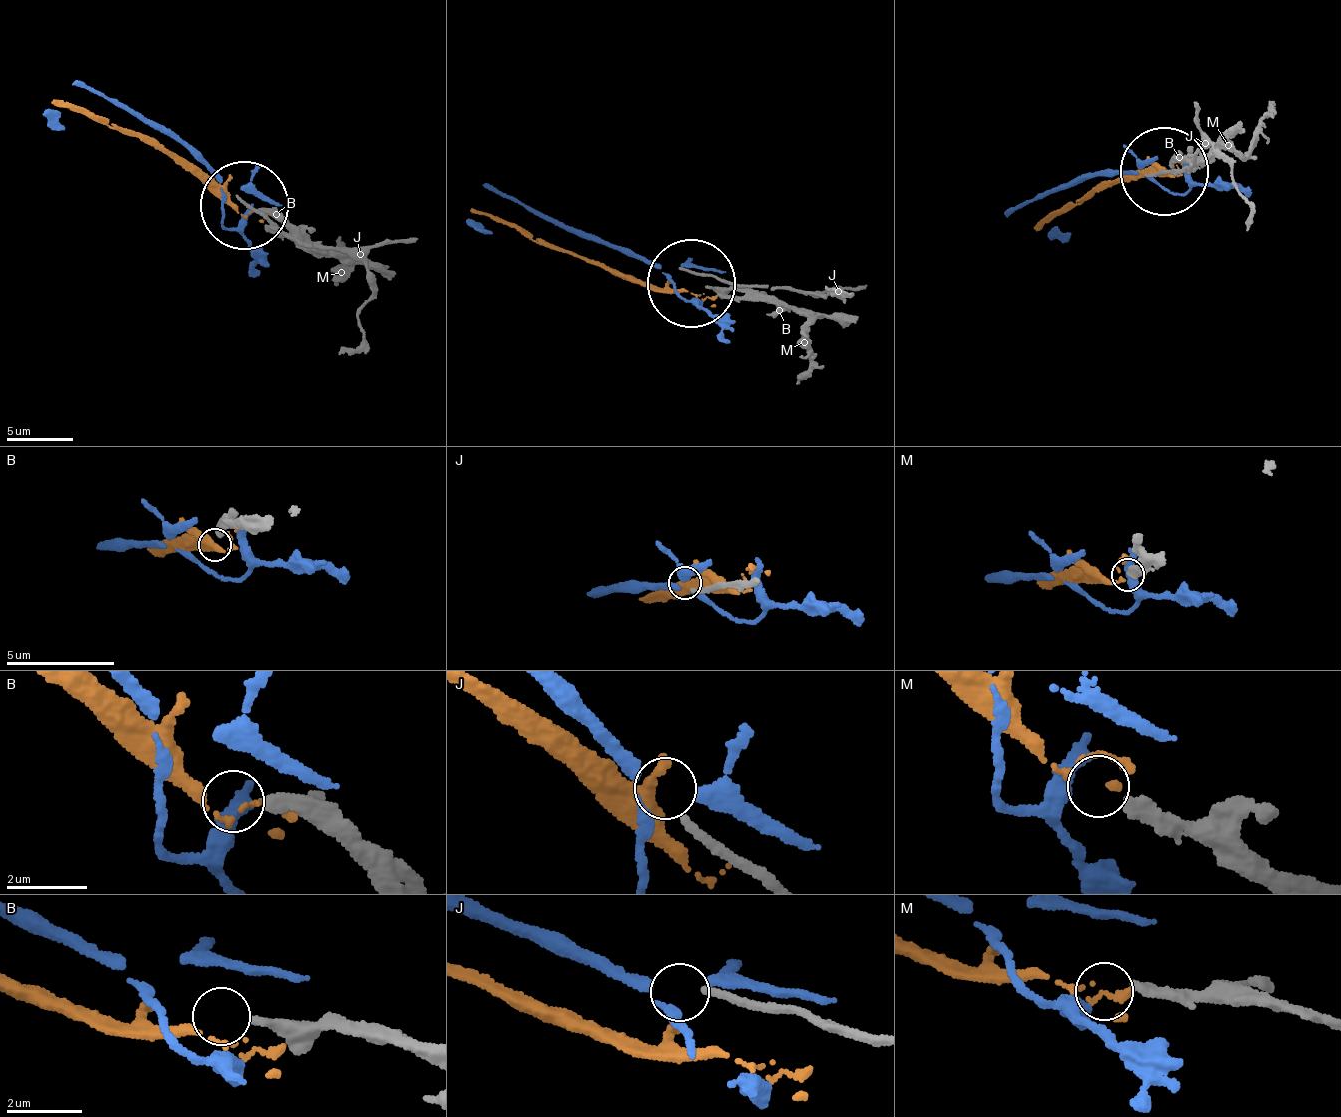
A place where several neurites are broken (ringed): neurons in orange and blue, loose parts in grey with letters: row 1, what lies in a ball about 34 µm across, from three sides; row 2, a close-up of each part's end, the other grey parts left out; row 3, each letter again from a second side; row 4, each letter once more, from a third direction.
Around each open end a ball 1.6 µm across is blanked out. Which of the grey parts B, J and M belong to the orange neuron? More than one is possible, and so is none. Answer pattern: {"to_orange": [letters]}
{"to_orange": ["M"]}

